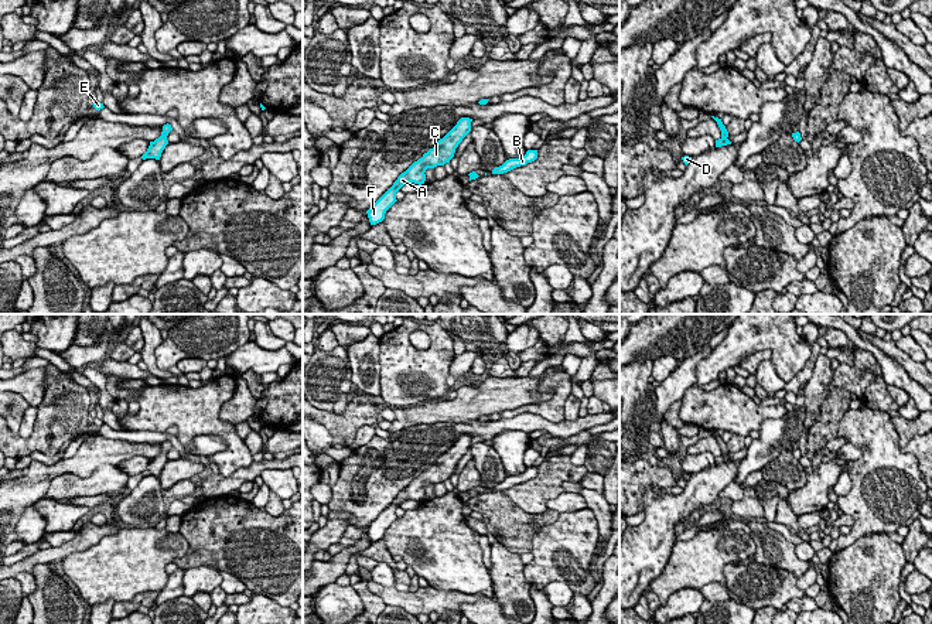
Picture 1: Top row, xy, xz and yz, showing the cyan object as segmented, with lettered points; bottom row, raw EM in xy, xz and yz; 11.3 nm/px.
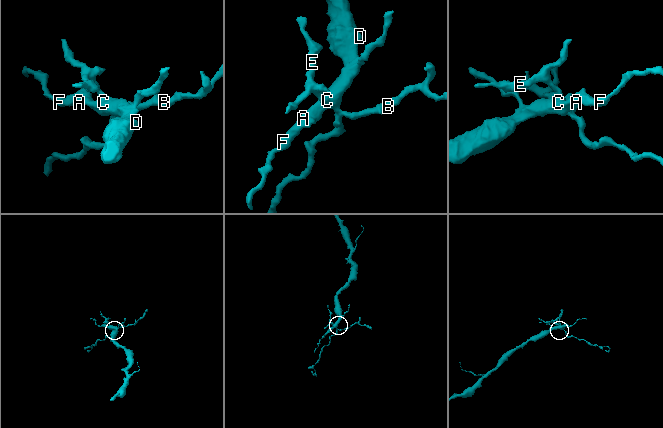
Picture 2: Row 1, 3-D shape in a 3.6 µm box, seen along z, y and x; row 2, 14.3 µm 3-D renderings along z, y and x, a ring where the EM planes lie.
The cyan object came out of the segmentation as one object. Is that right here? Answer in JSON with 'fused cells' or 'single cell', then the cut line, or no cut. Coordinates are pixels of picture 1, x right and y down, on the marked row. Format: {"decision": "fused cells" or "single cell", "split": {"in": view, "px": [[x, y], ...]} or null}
{"decision": "single cell", "split": null}

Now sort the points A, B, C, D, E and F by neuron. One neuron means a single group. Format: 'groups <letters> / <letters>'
groups A B C D E F

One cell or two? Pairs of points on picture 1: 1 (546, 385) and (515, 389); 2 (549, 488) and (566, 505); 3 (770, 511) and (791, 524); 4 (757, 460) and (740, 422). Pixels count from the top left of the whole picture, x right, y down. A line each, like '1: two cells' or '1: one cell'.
1: two cells
2: two cells
3: two cells
4: two cells

